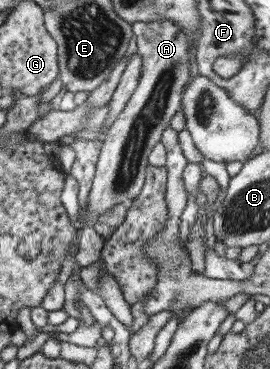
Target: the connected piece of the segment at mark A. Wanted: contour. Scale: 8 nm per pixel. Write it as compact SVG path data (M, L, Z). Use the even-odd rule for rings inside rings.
M170 20L162 22L131 23L136 36L137 53L142 55L142 75L136 90L122 112L104 134L92 190L88 194L88 214L80 230L75 261L82 267L94 264L101 258L105 239L94 229L100 214L120 203L134 199L145 183L148 156L160 143L162 132L170 127L172 116L180 110L182 92L190 81L190 42L186 34Z

